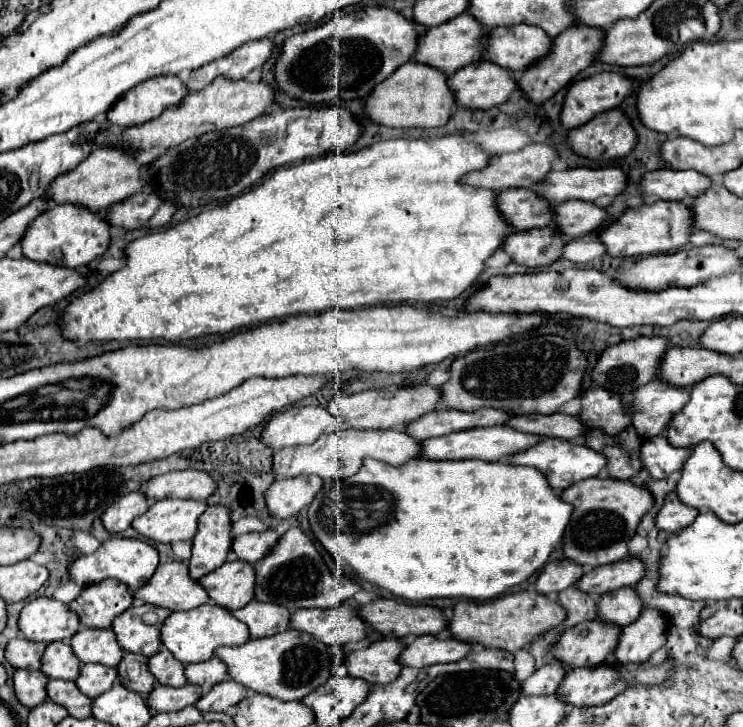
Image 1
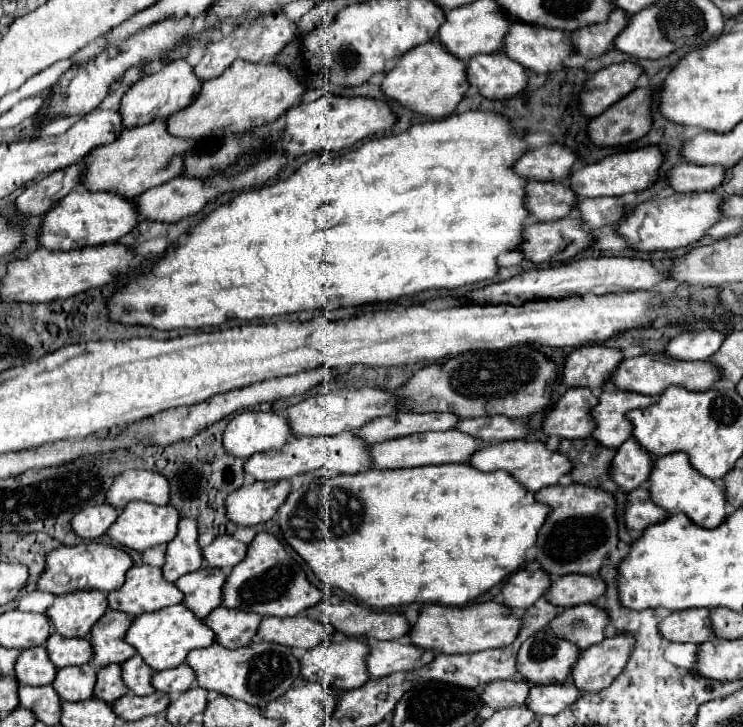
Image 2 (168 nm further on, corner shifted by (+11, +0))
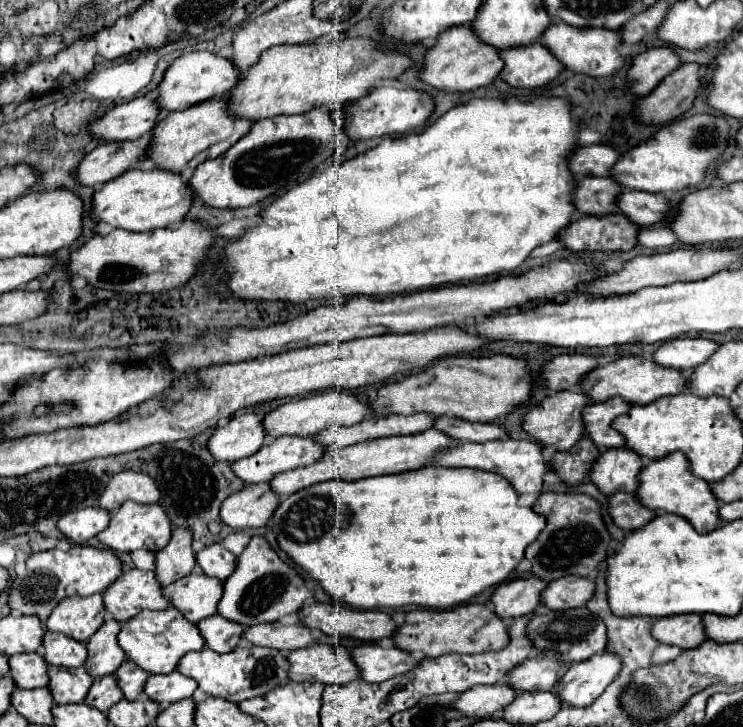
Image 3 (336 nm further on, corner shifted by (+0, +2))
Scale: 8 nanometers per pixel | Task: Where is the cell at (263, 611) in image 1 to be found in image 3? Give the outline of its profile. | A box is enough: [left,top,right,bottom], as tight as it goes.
[198,615,244,653]

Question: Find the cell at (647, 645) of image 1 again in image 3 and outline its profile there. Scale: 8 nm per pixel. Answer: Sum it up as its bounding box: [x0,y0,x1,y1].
[554,651,622,707]

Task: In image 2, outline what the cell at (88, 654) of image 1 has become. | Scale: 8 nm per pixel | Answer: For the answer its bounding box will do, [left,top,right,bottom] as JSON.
[45,633,93,669]

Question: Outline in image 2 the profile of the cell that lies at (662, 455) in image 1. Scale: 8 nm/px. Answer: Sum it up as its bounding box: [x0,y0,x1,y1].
[609,439,653,491]

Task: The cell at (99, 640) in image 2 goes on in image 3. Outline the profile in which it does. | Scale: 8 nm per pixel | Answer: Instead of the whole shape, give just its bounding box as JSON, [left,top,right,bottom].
[86,619,126,677]

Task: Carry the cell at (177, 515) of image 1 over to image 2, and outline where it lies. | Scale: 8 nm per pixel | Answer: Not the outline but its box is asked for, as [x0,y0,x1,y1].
[107,501,179,551]

